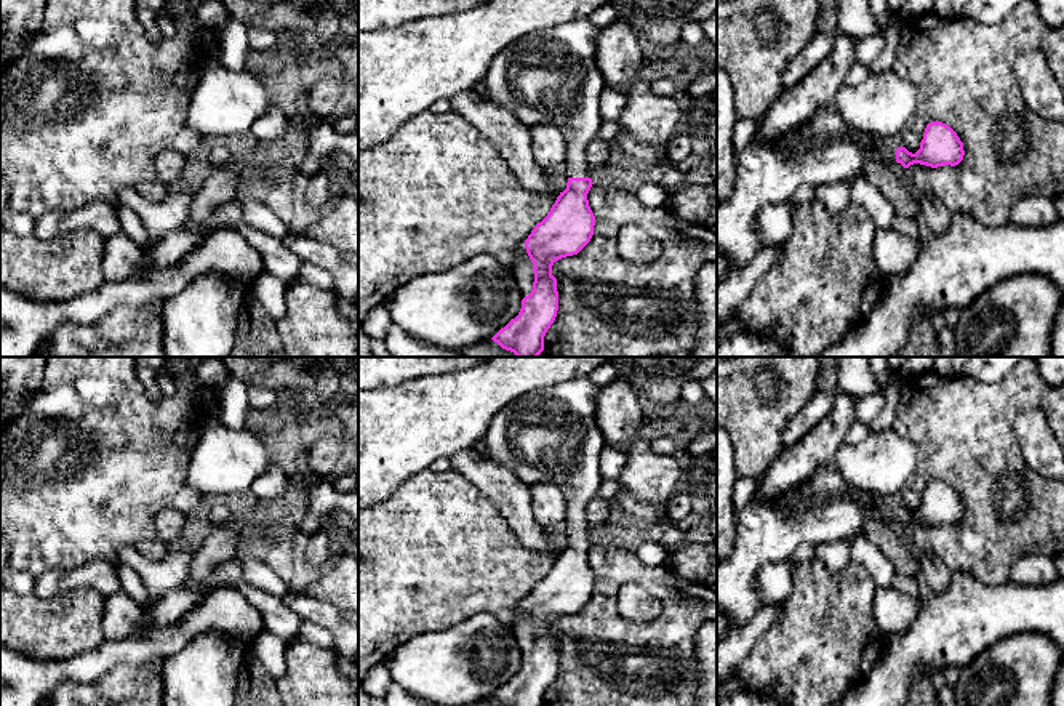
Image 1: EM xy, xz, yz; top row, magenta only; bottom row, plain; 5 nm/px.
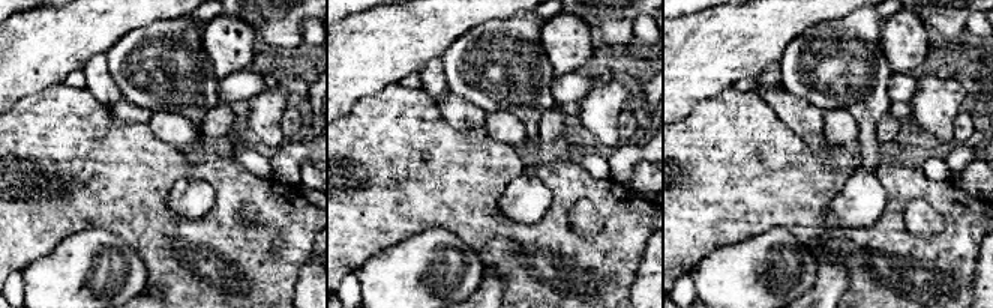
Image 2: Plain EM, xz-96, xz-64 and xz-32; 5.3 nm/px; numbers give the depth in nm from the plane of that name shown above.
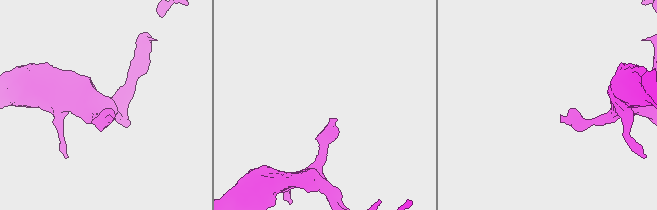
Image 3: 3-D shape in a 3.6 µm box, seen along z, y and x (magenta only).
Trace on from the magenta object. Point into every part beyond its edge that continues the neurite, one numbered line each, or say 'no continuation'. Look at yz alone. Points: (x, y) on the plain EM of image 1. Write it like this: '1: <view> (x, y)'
1: yz (887, 513)

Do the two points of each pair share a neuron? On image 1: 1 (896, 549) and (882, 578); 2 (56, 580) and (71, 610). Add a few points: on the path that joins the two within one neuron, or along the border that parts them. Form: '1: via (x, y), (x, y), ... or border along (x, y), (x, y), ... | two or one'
1: border along (864, 533), (898, 575) | two
2: border along (34, 593), (55, 597), (95, 588), (101, 594) | two

